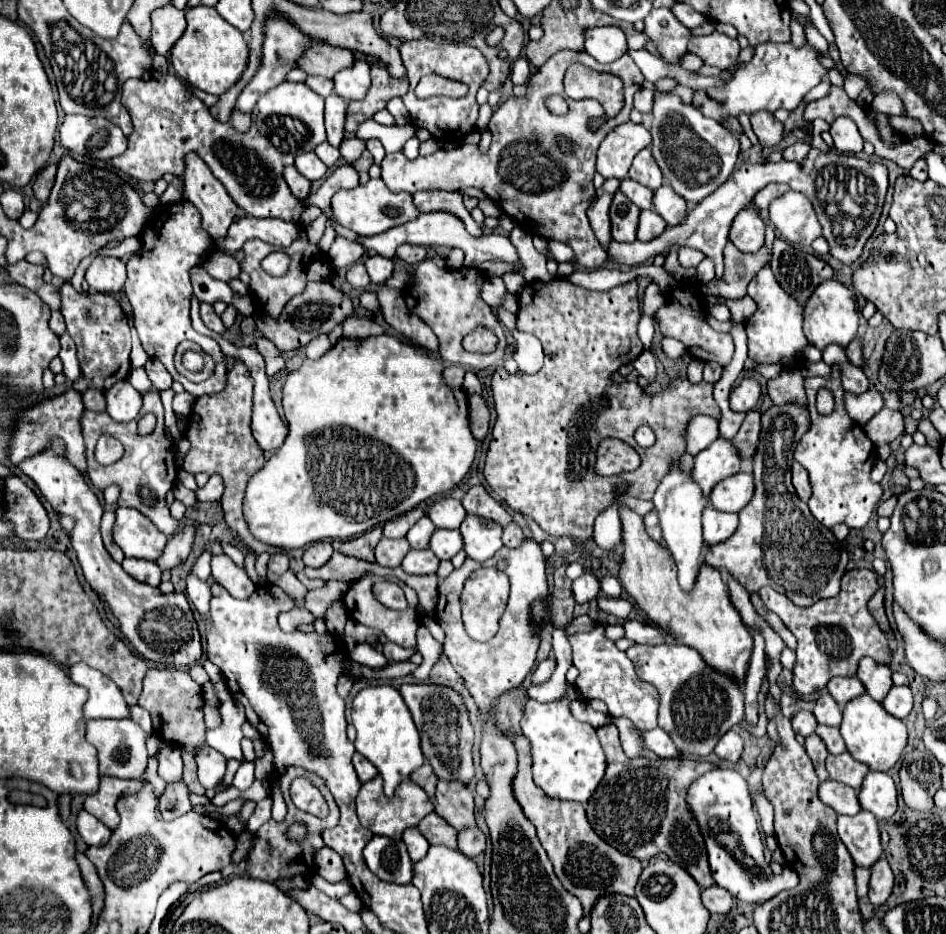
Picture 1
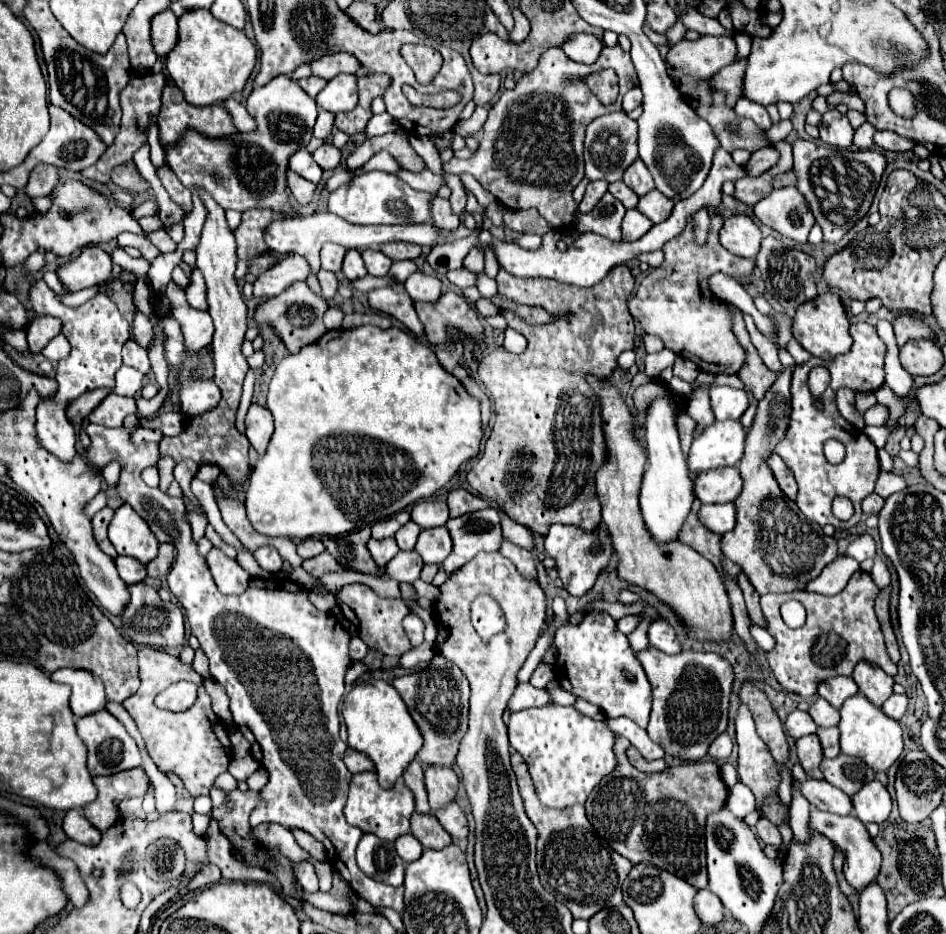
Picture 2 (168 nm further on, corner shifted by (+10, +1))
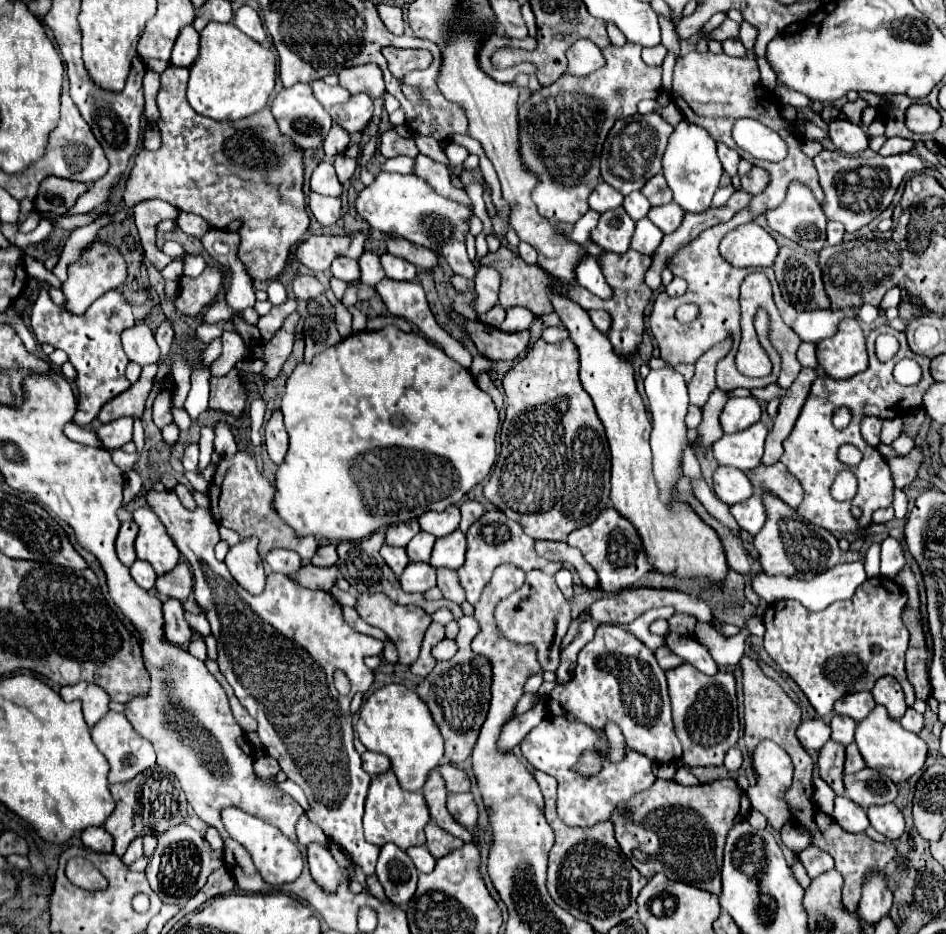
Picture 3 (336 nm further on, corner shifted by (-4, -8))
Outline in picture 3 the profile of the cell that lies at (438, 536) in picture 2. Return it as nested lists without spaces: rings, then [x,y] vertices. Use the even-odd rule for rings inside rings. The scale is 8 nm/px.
[[[455,530],[443,538],[437,538],[429,564],[435,568],[459,570],[465,562],[465,552],[465,534],[461,530]]]

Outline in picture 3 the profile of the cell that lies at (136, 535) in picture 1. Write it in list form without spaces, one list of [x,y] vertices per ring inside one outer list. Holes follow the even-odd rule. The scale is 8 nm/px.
[[[139,508],[133,512],[133,520],[139,526],[139,534],[135,538],[137,558],[149,562],[157,576],[173,570],[181,556],[157,514],[151,508]]]

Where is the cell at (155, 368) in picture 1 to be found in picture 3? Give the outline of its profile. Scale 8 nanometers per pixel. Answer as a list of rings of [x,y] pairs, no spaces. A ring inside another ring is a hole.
[[[135,324],[133,328],[121,334],[123,350],[131,362],[139,366],[157,364],[159,362],[159,346],[155,342],[153,332],[145,324]]]

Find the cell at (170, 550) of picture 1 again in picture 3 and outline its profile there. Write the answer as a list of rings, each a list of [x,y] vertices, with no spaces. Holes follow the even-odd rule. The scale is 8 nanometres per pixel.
[[[179,562],[179,566],[175,566],[171,572],[157,578],[155,588],[161,596],[177,598],[183,602],[191,594],[191,588],[193,588],[193,576],[191,576],[189,566],[185,562]]]

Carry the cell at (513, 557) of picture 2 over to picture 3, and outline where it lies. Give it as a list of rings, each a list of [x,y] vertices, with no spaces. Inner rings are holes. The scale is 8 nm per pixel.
[[[541,570],[527,572],[527,580],[515,592],[515,596],[505,598],[495,608],[495,622],[503,638],[511,642],[519,642],[519,644],[529,644],[529,642],[535,644],[543,670],[553,670],[553,672],[557,670],[559,644],[571,624],[571,614],[569,614],[569,602],[561,594],[553,576],[547,576]]]

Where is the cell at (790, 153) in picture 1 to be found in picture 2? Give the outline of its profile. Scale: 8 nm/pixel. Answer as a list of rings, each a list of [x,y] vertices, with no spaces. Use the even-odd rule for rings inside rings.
[[[767,147],[767,149],[759,149],[751,155],[751,159],[743,165],[743,169],[747,171],[749,177],[759,177],[765,171],[769,171],[775,163],[779,161],[779,153],[775,147]]]

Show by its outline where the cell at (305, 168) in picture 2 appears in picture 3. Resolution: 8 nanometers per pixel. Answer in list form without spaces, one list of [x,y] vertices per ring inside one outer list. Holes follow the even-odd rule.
[[[323,160],[311,176],[311,190],[325,194],[325,196],[339,196],[341,194],[341,184],[335,176],[333,164],[329,160]]]

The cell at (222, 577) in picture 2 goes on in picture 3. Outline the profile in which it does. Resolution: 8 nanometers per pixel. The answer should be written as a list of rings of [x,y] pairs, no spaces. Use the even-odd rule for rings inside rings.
[[[247,538],[233,546],[225,556],[225,564],[235,582],[239,582],[239,586],[243,586],[249,594],[263,592],[265,566],[263,558],[257,554],[257,538]]]

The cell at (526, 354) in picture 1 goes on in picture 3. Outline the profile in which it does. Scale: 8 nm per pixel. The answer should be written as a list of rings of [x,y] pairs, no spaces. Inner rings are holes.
[[[515,306],[515,308],[507,310],[507,318],[499,326],[499,330],[503,330],[503,332],[523,332],[523,330],[529,328],[531,322],[533,322],[533,314],[527,308]]]

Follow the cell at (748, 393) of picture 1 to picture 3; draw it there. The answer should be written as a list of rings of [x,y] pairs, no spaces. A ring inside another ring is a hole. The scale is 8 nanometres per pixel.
[[[753,396],[731,398],[727,400],[721,412],[721,426],[725,432],[741,432],[759,422],[759,418],[761,418],[761,406]]]

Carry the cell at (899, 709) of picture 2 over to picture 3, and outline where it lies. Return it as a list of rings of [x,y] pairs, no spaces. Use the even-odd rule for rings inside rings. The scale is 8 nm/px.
[[[907,708],[905,716],[901,718],[901,724],[905,726],[905,730],[917,734],[917,732],[921,732],[921,728],[923,728],[923,714],[915,712],[913,708]]]

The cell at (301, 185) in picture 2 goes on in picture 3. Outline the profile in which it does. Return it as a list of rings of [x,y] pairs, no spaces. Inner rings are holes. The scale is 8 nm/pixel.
[[[311,192],[309,194],[309,208],[311,208],[311,212],[313,212],[313,216],[317,218],[319,224],[333,224],[333,222],[339,220],[341,200]]]

